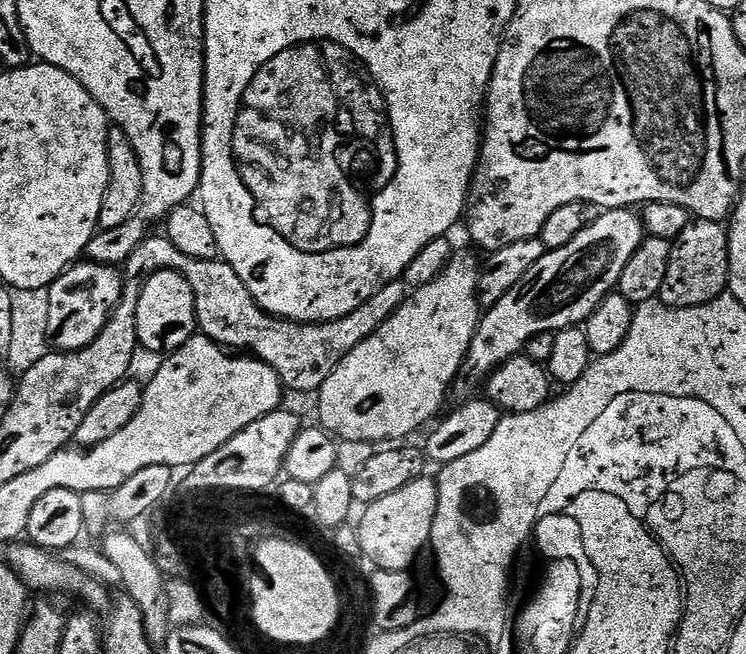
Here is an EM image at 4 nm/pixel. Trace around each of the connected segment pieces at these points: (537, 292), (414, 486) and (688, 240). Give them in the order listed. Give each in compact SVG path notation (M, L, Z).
M613 208L601 211L598 219L586 226L586 230L582 230L582 234L578 234L578 238L574 238L570 246L545 251L543 258L534 262L530 270L526 270L518 286L514 286L514 290L510 290L481 315L474 338L468 347L468 356L464 359L469 382L483 385L501 364L521 355L527 349L530 338L547 332L558 333L563 328L575 328L587 322L597 306L607 296L613 295L622 278L622 270L626 270L626 262L634 258L638 246L645 238L644 222L639 211L632 208Z
M421 478L402 486L402 490L394 490L394 494L386 494L386 498L378 498L378 502L367 505L363 509L364 517L360 520L358 533L361 536L364 556L376 563L377 569L398 570L407 572L412 563L420 556L420 551L429 547L432 539L432 527L438 510L438 484L435 479Z
M696 220L672 244L670 266L658 299L669 308L693 308L725 295L728 287L728 228L719 220Z

